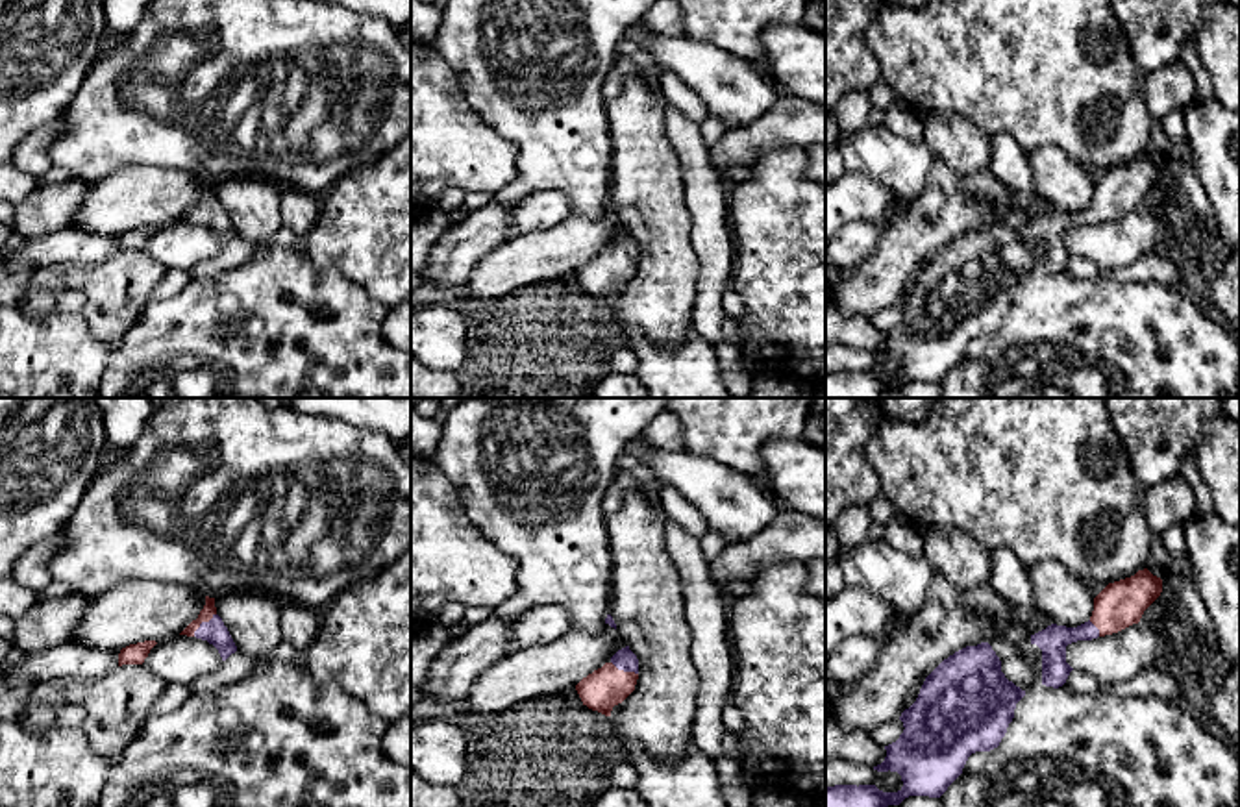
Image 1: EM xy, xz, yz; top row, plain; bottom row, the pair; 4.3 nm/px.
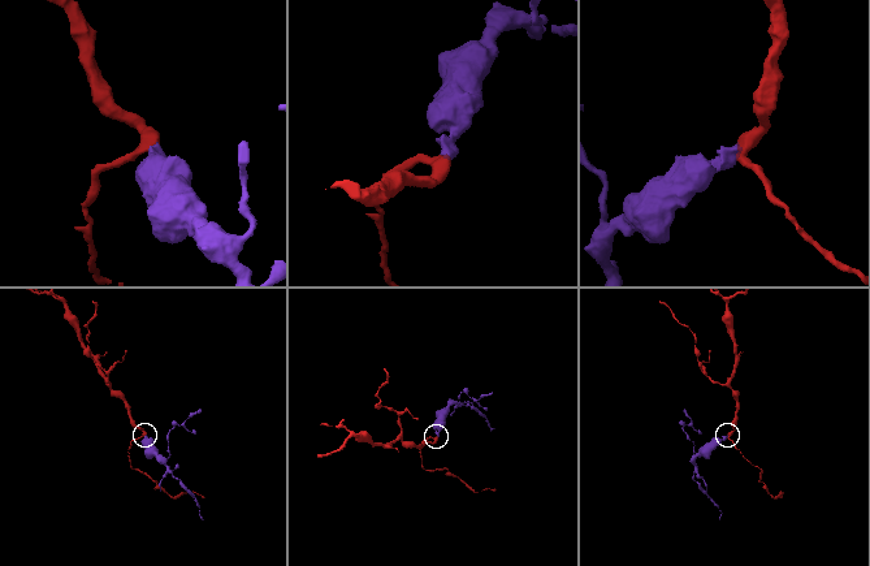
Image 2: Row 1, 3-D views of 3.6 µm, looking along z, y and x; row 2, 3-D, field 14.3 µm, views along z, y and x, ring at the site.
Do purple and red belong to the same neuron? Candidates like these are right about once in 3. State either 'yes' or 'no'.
yes

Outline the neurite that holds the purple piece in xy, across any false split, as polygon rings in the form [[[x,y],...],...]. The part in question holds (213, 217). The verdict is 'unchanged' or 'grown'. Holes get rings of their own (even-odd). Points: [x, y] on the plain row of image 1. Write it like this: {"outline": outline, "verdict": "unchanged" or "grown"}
{"outline": [[[205,181],[205,191],[198,204],[192,205],[180,220],[196,222],[213,230],[222,246],[237,237],[237,231],[224,211],[222,204],[217,200],[215,183]]], "verdict": "grown"}

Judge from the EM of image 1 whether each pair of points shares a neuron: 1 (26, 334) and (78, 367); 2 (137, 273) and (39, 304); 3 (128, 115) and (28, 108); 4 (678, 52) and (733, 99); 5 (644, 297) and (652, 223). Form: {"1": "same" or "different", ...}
{"1": "same", "2": "same", "3": "different", "4": "same", "5": "same"}

